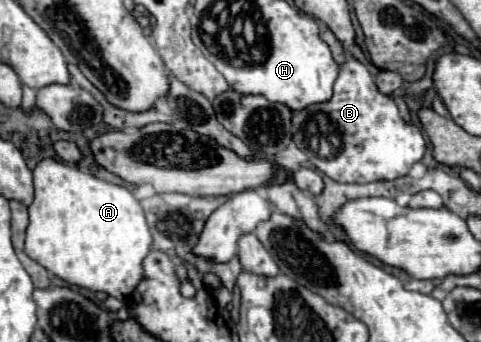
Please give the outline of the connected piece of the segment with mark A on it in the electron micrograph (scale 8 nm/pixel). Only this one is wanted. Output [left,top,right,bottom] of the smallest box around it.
[25,159,153,301]

